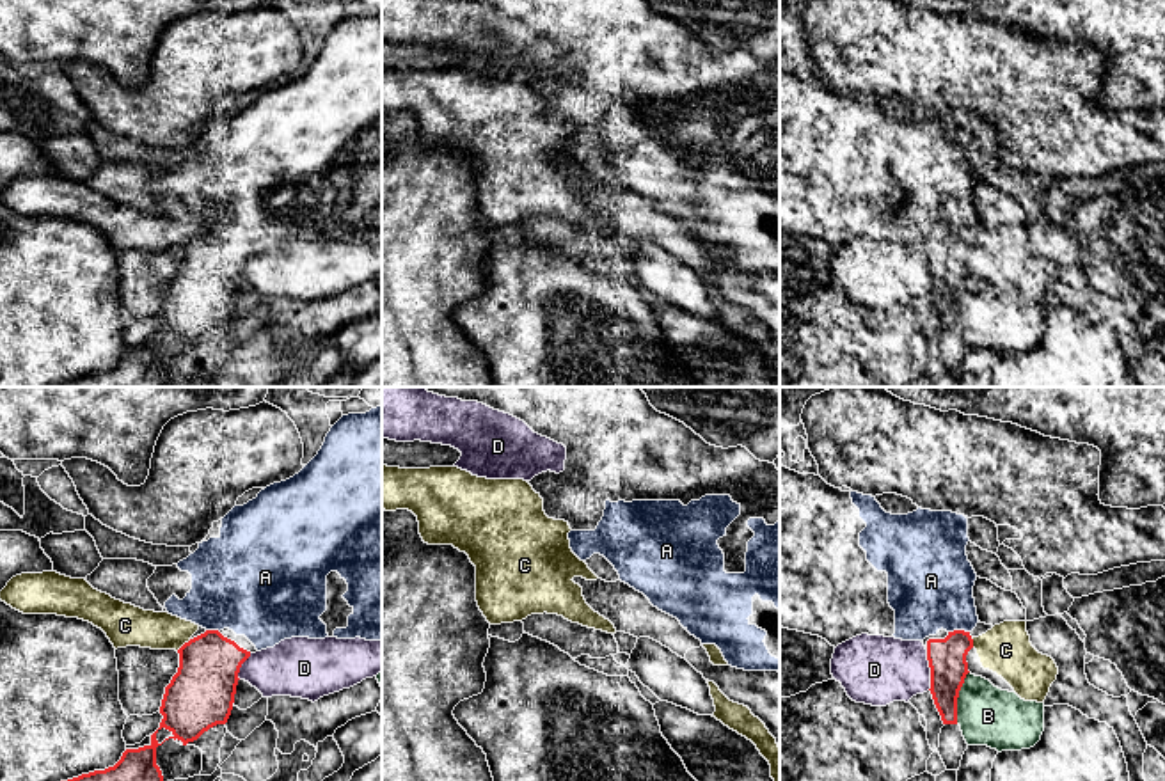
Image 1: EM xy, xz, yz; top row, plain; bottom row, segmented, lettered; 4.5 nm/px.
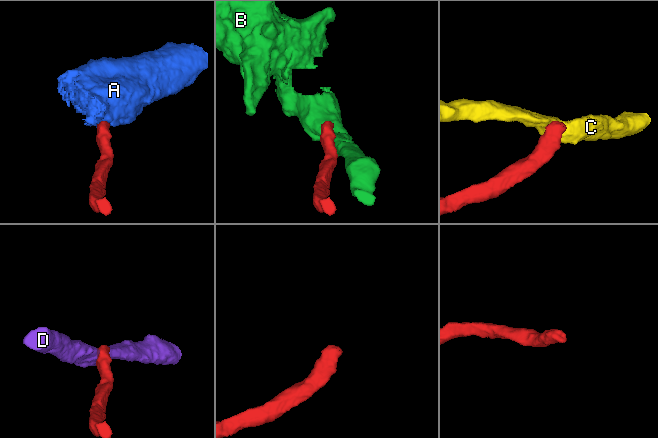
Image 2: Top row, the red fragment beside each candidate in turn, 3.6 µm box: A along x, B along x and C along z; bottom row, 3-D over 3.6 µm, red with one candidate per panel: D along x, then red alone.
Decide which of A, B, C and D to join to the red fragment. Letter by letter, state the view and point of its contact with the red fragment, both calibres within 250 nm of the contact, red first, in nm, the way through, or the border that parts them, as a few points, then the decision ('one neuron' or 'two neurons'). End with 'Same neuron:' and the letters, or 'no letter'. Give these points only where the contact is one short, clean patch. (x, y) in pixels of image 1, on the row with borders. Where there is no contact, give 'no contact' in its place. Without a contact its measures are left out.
A: meets red in yz at (958, 631); 180 nm thick on the red side, 380 nm on the other; one neuron
B: meets red in yz at (958, 696); 180 nm thick on the red side, 280 nm on the other; two neurons
C: meets red in xy at (185, 643); 300 nm thick on the red side, 180 nm on the other; border along xy (190, 639), (176, 650); two neurons
D: meets red in yz at (931, 670); 180 nm thick on the red side, 320 nm on the other; two neurons
Same neuron: A

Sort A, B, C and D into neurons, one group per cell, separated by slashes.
A / B / C / D

